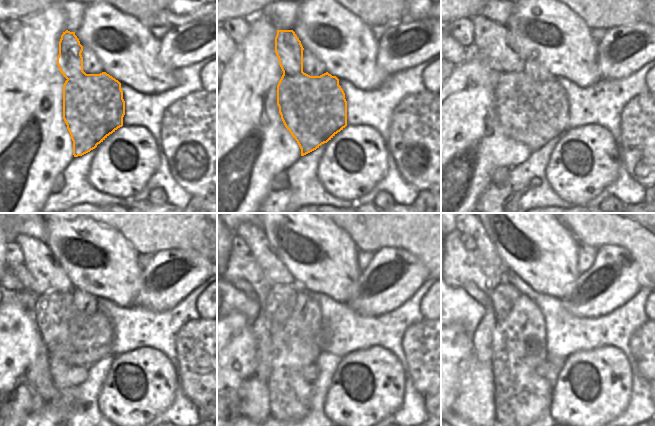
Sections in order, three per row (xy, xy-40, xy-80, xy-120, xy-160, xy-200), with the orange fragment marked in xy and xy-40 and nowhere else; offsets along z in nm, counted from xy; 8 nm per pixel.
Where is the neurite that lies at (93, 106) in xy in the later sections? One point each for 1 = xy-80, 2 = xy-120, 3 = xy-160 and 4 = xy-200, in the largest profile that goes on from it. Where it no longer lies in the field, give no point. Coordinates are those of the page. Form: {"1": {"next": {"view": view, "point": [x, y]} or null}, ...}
{"1": {"next": {"view": "xy-80", "point": [531, 112]}}, "2": {"next": {"view": "xy-120", "point": [80, 340]}}, "3": {"next": {"view": "xy-160", "point": [277, 306]}}, "4": {"next": {"view": "xy-200", "point": [501, 300]}}}

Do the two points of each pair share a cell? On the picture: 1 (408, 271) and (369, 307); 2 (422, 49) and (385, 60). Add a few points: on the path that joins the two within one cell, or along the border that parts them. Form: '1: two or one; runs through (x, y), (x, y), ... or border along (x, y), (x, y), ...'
1: one; runs through (398, 281), (379, 297)
2: one; runs through (413, 53), (402, 57), (394, 57)

